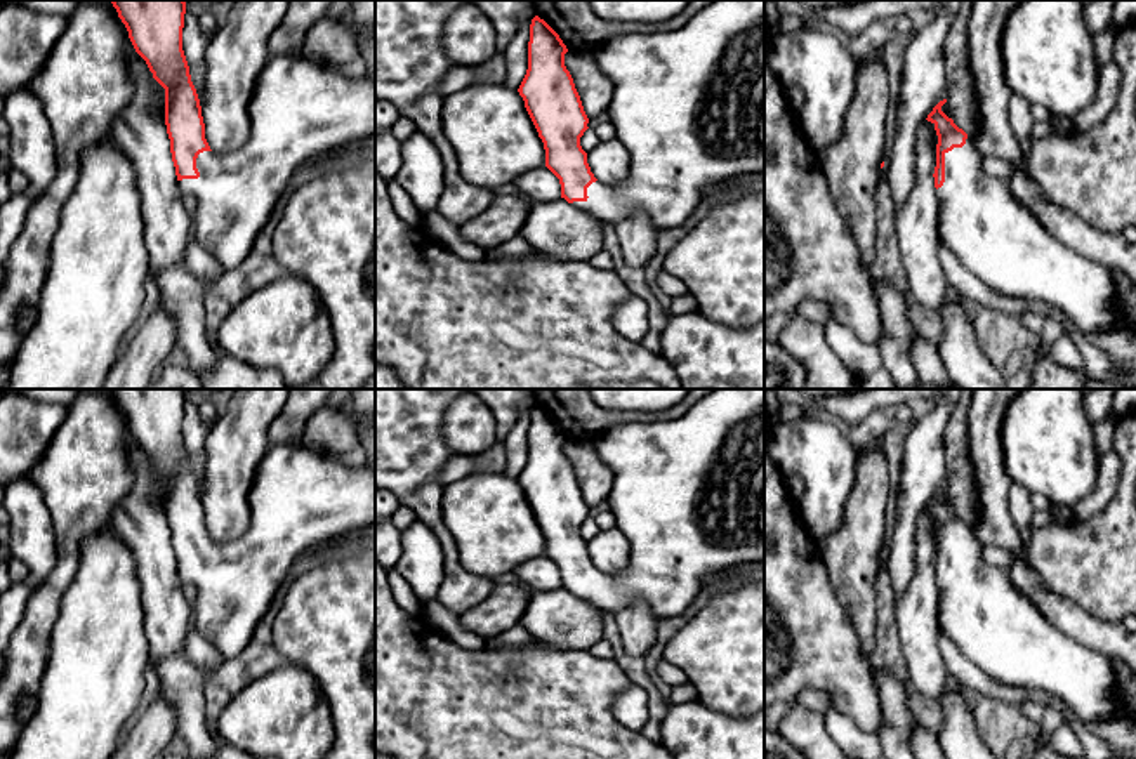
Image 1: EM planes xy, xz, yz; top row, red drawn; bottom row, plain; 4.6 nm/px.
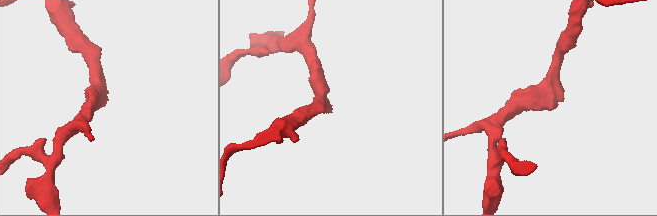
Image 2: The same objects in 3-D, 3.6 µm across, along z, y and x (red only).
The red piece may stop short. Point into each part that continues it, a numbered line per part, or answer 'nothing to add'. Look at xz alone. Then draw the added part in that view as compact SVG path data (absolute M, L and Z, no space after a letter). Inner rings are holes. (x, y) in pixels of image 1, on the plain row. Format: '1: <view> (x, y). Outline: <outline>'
1: xz (688, 494). Outline: M712 389L683 417L618 424L591 443L613 472L608 504L629 540L629 563L615 575L592 571L589 587L573 591L573 596L601 613L617 615L627 604L643 601L657 618L674 618L690 608L707 577L742 563L764 561L764 389Z

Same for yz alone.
1: yz (999, 629). Outline: M968 525L962 537L945 542L945 571L936 578L940 592L938 624L959 651L992 679L1021 690L1039 690L1061 698L1084 723L1120 717L1126 705L1119 698L1117 679L1110 658L1073 641L1056 629L1037 606L1009 580L1006 570L983 561L983 544Z

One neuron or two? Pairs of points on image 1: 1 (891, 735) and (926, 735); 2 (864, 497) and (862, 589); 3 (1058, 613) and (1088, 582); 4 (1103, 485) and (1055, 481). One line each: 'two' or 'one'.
1: two
2: one
3: two
4: two

